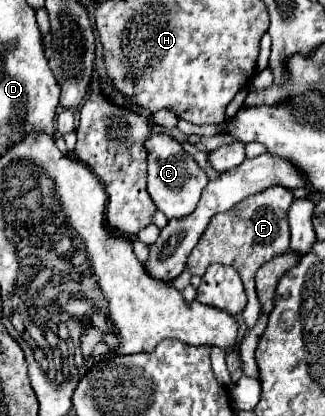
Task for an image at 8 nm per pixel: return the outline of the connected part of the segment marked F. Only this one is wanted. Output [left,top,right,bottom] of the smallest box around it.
[186,186,294,330]

